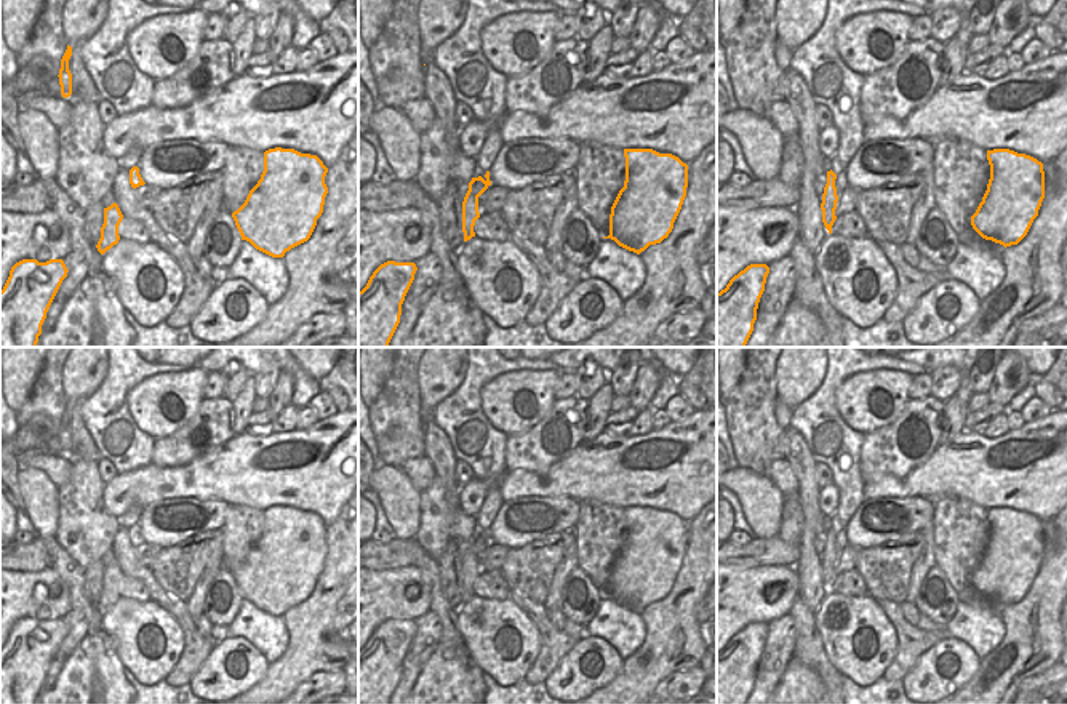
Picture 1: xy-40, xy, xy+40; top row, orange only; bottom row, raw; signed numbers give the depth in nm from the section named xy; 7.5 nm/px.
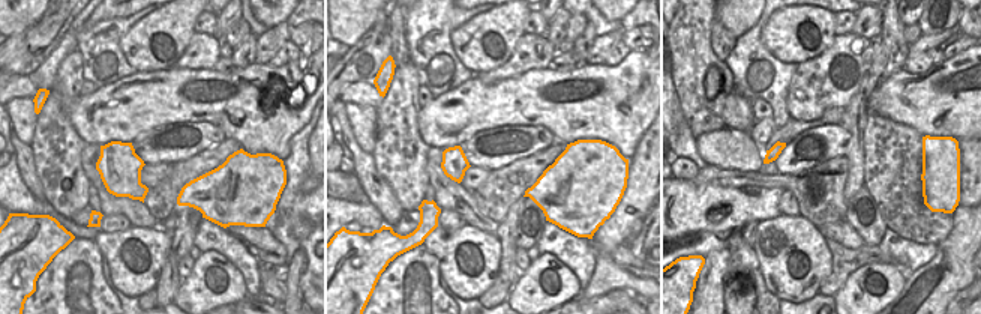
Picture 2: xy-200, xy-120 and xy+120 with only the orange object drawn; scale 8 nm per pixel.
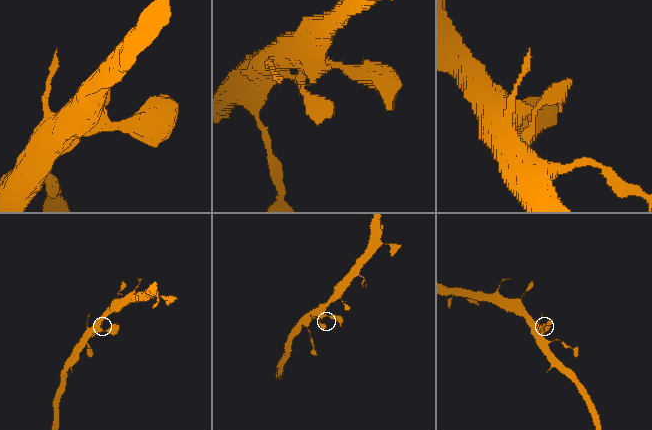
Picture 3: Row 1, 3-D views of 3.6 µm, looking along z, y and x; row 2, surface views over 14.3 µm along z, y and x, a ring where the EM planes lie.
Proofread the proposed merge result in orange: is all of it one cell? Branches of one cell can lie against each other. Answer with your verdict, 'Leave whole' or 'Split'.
Leave whole.

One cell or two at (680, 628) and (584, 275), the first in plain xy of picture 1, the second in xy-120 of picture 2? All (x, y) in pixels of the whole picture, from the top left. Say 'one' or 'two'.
two

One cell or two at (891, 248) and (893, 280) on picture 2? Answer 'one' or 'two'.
two

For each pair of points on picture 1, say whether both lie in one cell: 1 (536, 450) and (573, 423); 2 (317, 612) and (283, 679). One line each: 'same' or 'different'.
1: same
2: same

